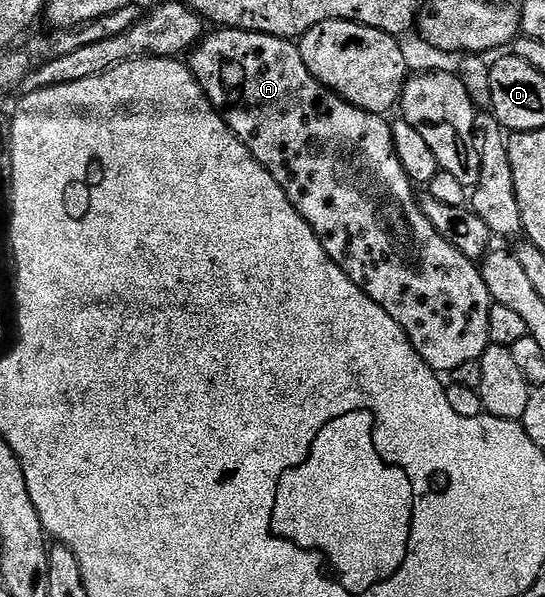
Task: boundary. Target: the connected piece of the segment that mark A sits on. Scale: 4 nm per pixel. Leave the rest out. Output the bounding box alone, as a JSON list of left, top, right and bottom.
[187,28,491,374]

